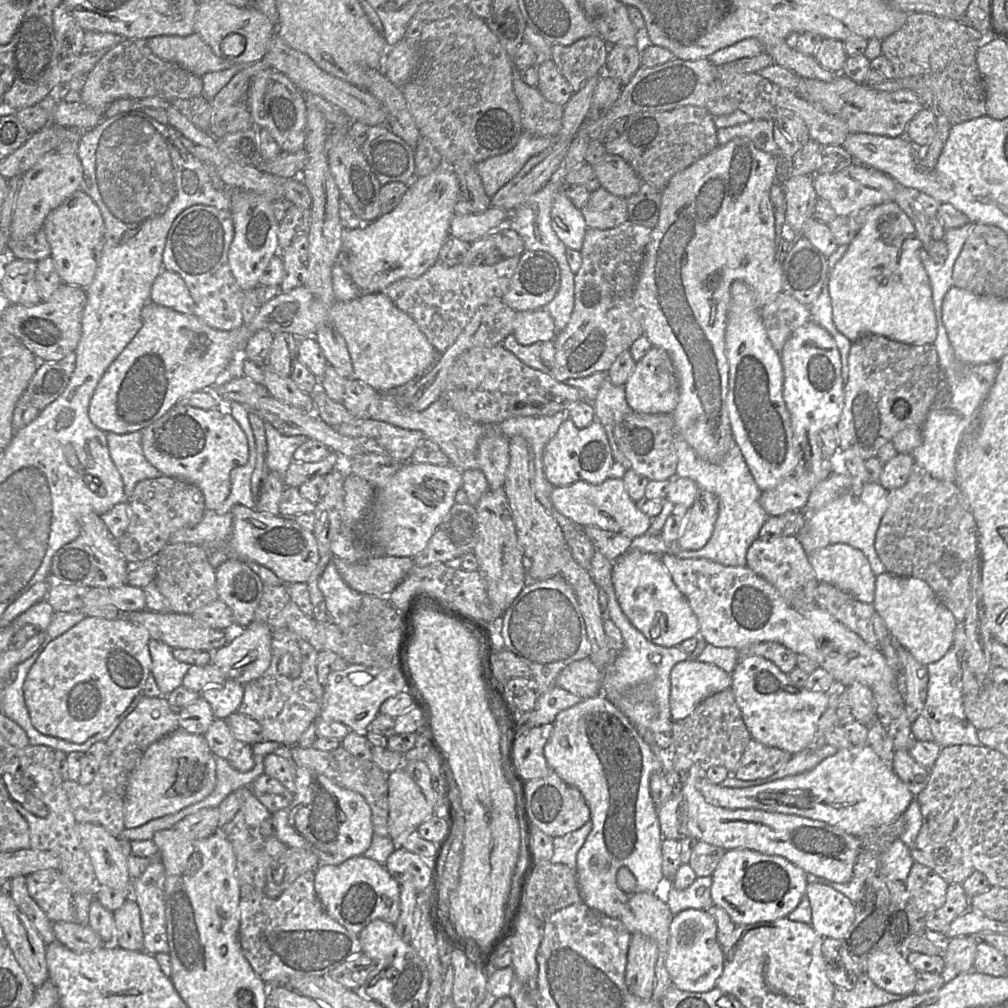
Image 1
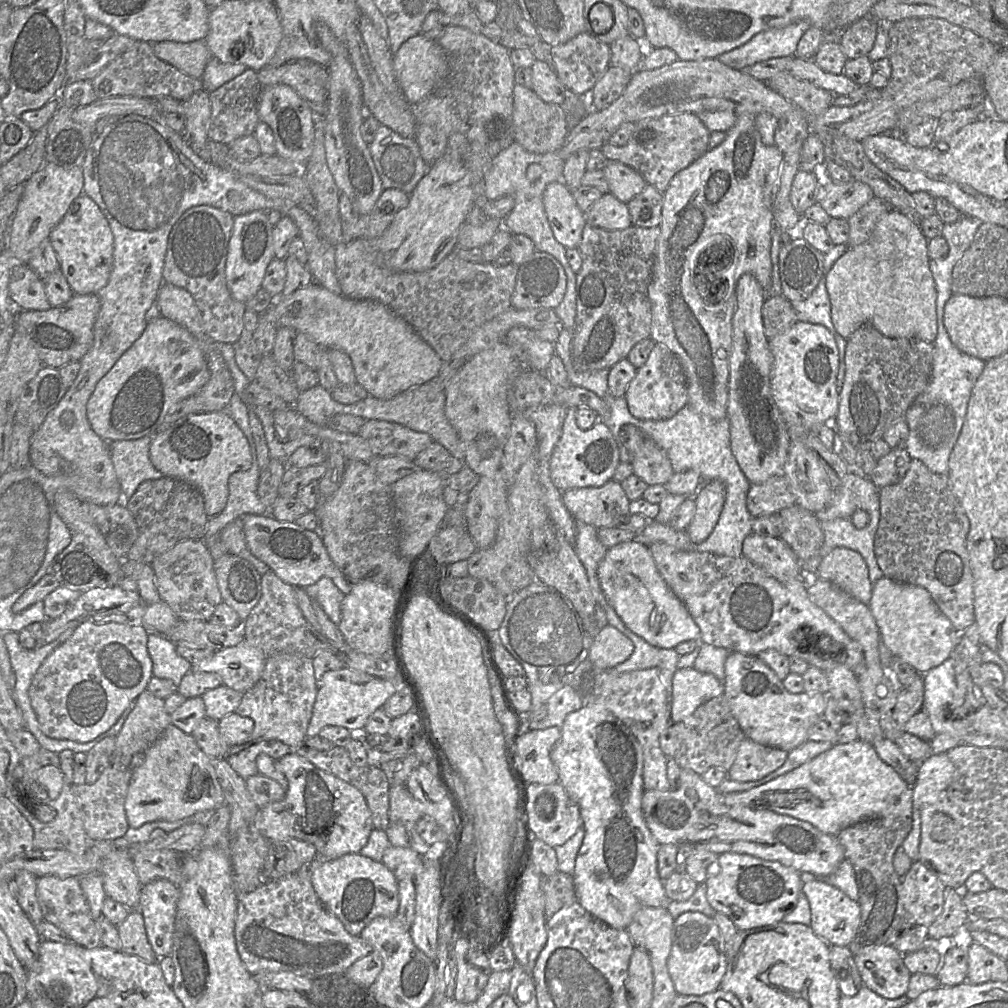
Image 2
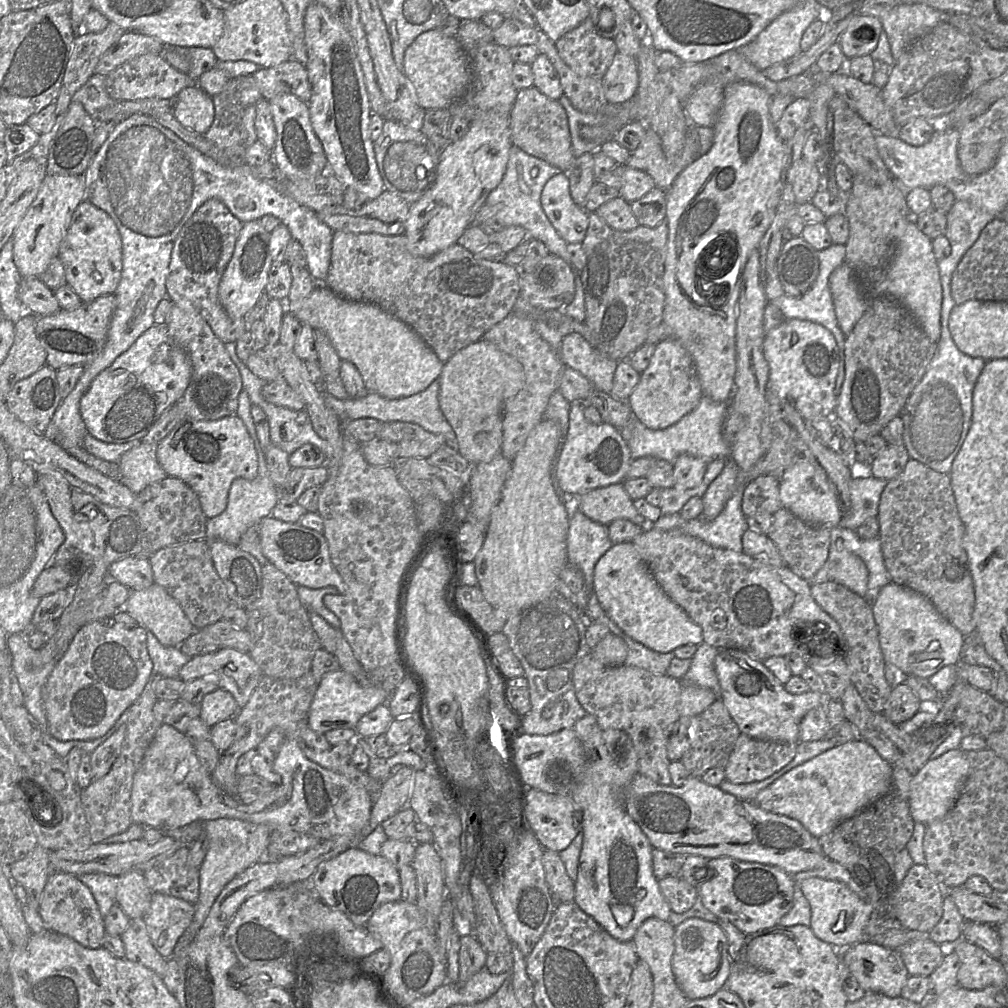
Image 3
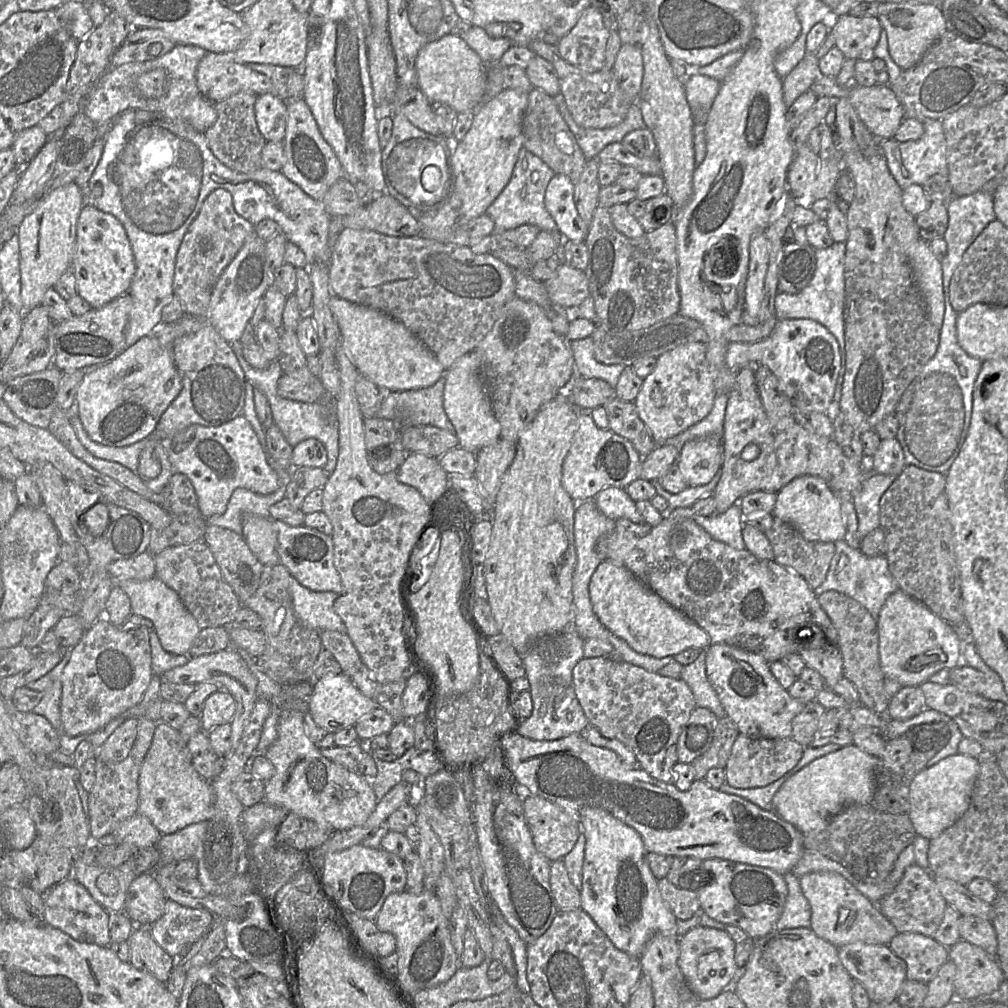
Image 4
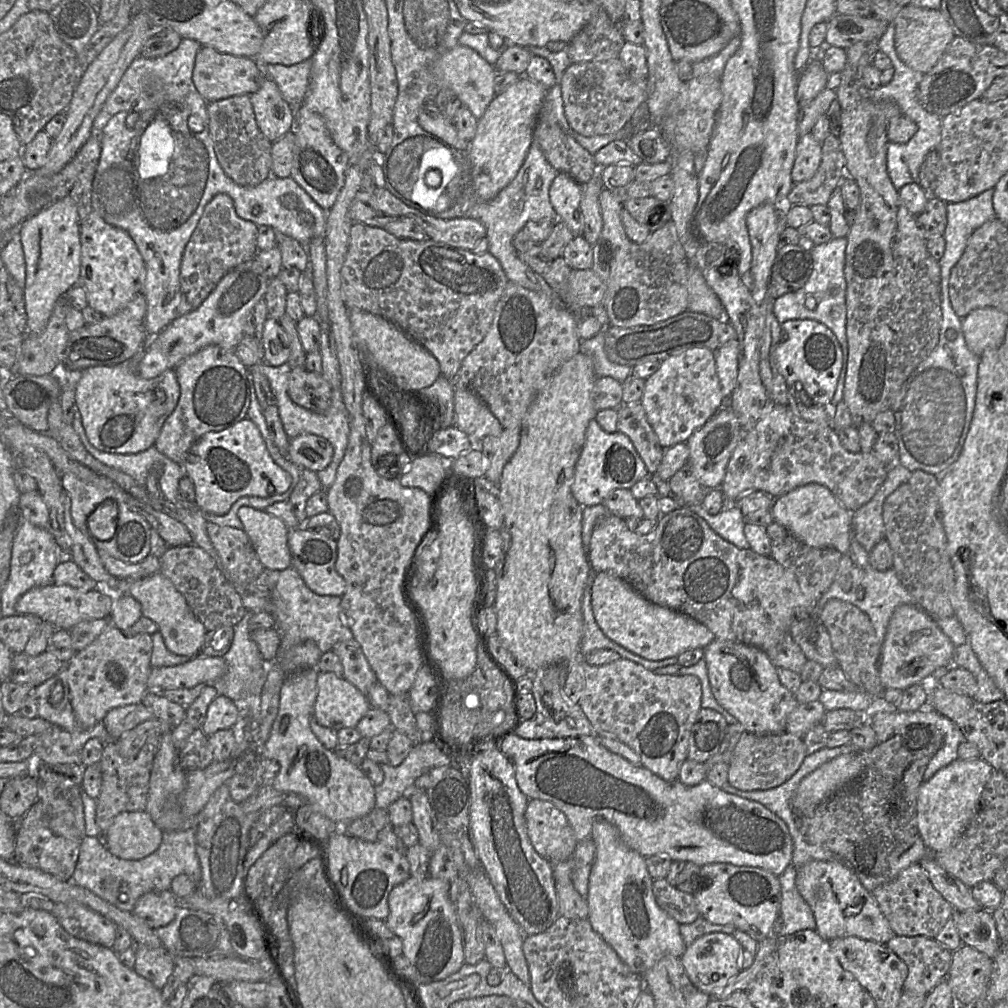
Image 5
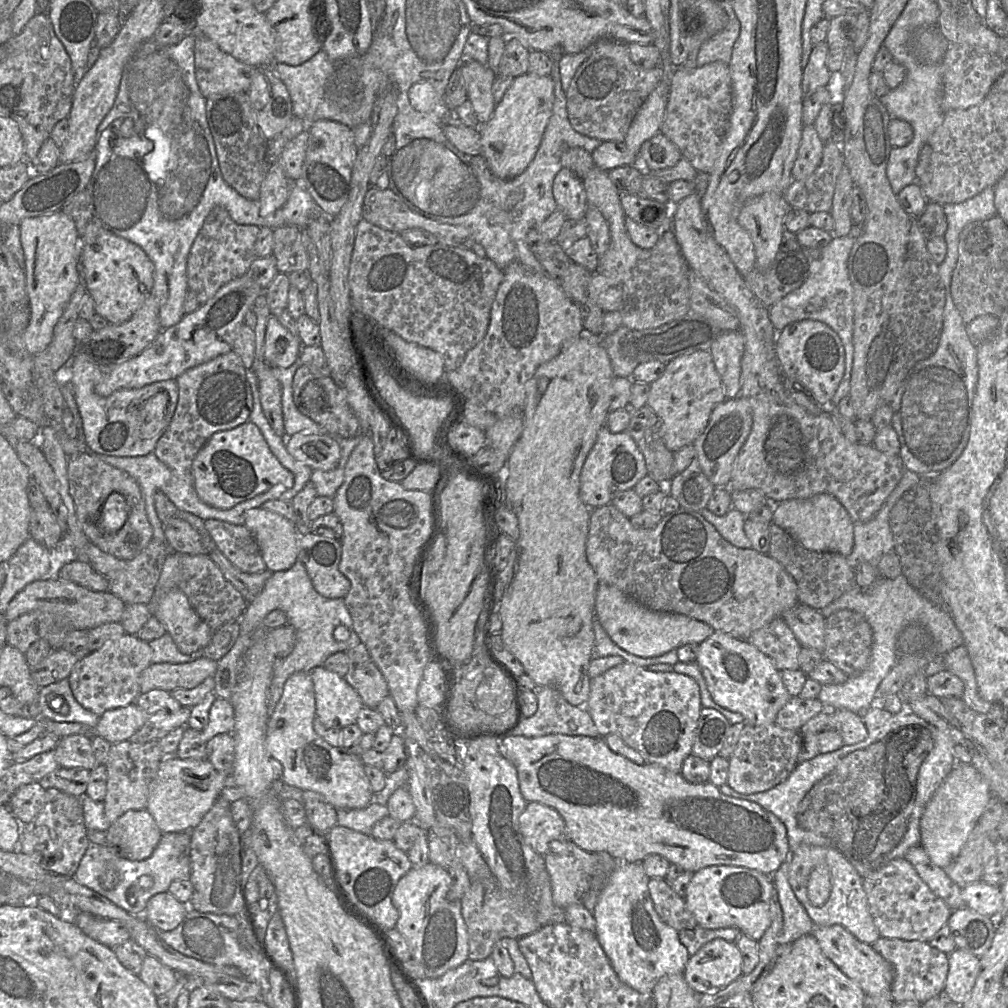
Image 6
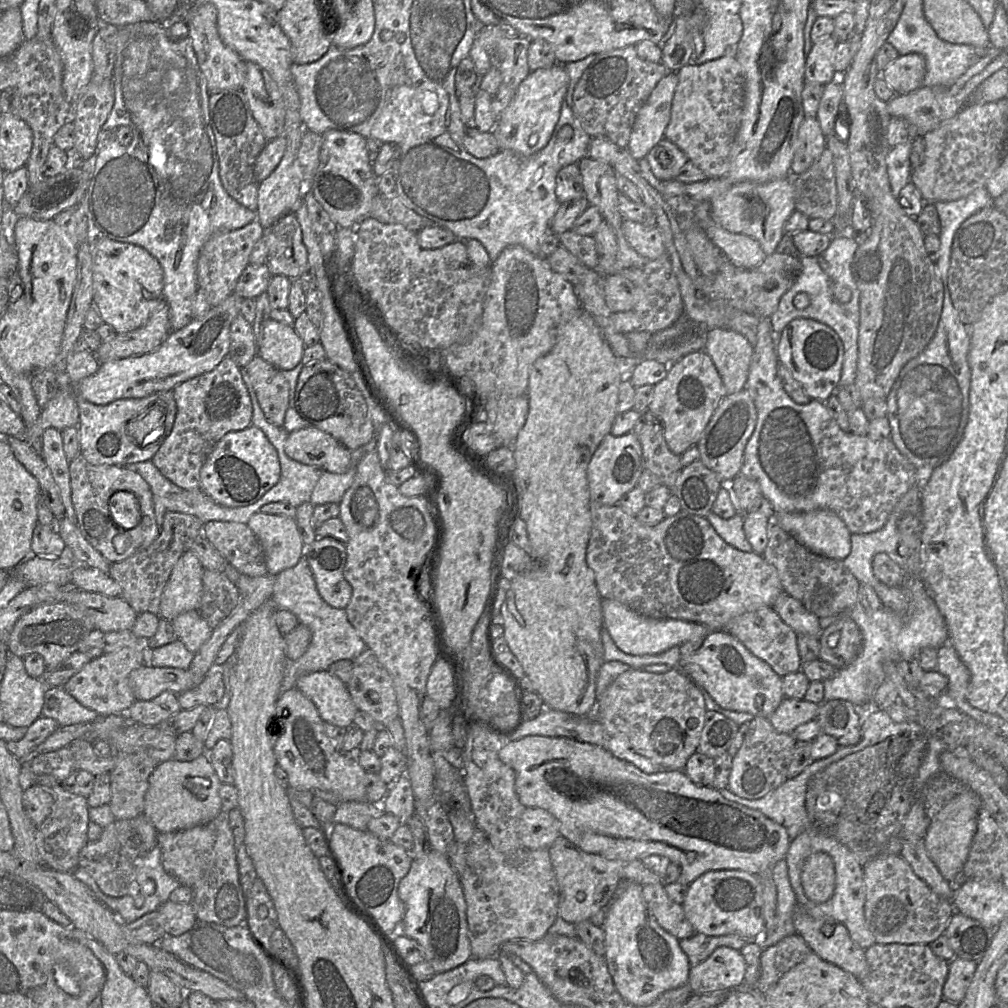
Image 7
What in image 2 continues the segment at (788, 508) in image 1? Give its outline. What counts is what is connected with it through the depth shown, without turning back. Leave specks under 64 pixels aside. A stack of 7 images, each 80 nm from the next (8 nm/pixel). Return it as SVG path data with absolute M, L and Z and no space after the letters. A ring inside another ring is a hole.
M784 475L773 476L760 484L751 484L746 506L753 517L777 514L782 509L797 505L788 480Z

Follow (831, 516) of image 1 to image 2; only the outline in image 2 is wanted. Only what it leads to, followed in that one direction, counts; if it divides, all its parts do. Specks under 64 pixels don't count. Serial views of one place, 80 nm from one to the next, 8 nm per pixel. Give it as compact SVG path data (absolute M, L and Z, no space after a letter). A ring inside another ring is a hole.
M879 495L867 513L868 524L861 529L854 526L852 518L821 521L824 543L817 554L801 564L804 578L814 575L821 560L837 547L849 548L861 554L867 564L872 584L884 576L874 552L874 540L880 520Z

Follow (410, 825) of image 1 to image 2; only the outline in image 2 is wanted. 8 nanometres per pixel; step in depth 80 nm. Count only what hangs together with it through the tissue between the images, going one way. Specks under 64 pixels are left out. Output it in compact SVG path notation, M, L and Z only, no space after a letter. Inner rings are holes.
M390 785L389 821L416 823L423 817L423 806L409 792L406 785Z

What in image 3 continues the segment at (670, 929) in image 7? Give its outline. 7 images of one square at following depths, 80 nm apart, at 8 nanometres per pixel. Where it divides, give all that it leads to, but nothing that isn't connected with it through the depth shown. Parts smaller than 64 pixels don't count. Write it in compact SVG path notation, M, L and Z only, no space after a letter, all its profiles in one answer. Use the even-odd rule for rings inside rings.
M667 876L659 880L659 886L672 911L677 914L690 910L698 898L698 887L683 878Z

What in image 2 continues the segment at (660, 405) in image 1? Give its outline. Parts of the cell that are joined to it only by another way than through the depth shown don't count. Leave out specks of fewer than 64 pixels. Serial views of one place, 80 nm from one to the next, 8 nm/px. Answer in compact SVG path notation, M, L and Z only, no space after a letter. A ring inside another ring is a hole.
M656 343L646 363L637 369L625 398L631 414L641 420L664 420L673 417L688 404L688 382L677 356L664 344Z

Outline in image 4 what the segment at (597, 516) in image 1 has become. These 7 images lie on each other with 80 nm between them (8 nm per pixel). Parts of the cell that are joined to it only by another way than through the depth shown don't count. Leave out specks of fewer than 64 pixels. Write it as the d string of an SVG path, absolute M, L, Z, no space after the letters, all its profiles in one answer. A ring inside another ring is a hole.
M606 487L595 495L593 501L604 515L613 520L625 518L634 523L644 522L635 501L630 498L624 488Z

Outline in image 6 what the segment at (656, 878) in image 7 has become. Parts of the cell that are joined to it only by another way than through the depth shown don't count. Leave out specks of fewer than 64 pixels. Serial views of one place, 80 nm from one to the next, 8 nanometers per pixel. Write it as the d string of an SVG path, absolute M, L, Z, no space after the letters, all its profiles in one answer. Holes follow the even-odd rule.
M566 839L552 842L544 860L554 904L565 910L571 904L582 902L597 870L596 853L585 851Z

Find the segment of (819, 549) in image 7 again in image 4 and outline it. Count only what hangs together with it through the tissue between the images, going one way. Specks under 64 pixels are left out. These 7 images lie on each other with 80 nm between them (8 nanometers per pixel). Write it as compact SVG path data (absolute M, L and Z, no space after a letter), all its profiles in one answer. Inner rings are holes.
M799 476L785 485L777 493L772 514L773 517L791 524L808 541L834 543L845 538L841 503L827 483L817 476Z

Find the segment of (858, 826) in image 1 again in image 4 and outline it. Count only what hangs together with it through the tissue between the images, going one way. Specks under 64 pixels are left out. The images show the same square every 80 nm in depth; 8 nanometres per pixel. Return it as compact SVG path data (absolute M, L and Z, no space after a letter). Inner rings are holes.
M853 743L819 757L787 779L774 794L772 808L782 819L795 826L801 833L818 833L828 821L845 808L869 803L876 791L879 758L870 755Z

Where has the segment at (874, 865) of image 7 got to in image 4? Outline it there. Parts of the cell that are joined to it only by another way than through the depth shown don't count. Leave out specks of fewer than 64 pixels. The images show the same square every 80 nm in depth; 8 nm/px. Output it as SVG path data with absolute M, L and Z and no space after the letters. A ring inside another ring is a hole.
M917 864L907 867L899 884L878 902L879 910L898 933L920 933L933 936L941 924L948 903L939 892L933 875Z

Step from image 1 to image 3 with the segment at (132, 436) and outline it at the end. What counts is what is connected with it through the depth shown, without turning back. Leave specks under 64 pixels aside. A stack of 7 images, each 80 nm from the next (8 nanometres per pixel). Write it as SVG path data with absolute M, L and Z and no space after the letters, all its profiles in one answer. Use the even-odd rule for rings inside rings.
M140 440L139 444L125 452L118 462L119 481L135 494L167 477L157 460L157 445Z

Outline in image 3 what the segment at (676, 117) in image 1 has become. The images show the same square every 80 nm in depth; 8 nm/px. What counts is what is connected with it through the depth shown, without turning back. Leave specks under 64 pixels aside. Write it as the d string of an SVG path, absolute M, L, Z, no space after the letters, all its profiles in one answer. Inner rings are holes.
M691 125L687 130L683 148L673 157L667 157L663 151L661 139L658 134L649 127L646 127L645 137L635 150L627 150L614 140L604 143L598 150L605 156L613 159L618 166L626 166L647 173L652 177L655 187L667 191L674 179L689 165L691 165L699 155L699 135L695 125Z

